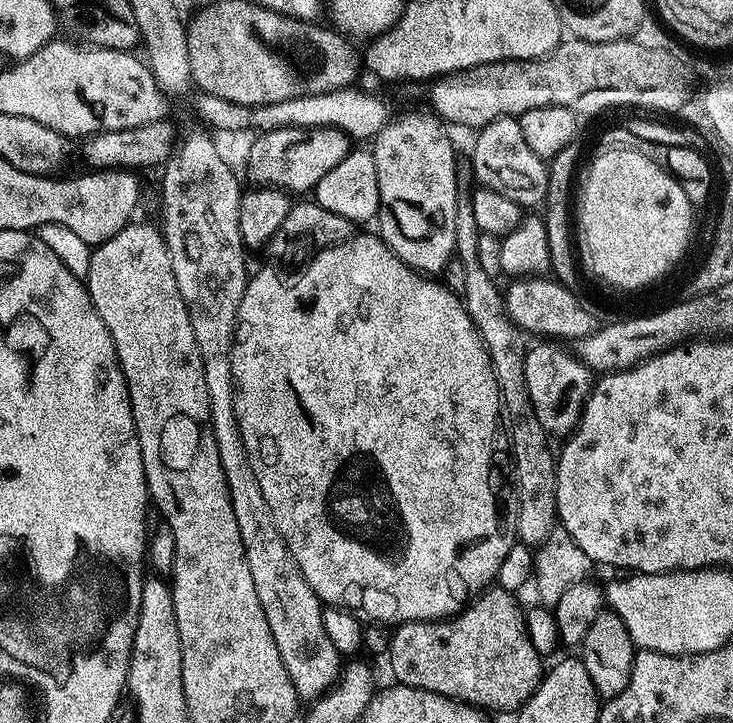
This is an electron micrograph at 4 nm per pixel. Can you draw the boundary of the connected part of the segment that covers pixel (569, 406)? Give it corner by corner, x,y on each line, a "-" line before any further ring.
552,346
529,347
526,351
526,386
530,390
530,402
534,406
534,414
538,414
538,422
542,422
545,432
552,438
556,438
556,436
564,438
576,431
576,427
580,422
580,415
584,411
584,404
587,403
588,396
591,395
594,387
594,373
592,369
585,366
583,359
576,358
576,360
574,360
572,357
567,356
566,353
559,352
558,349

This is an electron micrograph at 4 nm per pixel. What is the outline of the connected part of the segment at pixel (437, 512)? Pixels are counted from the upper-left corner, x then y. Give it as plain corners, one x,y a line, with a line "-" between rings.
353,234
348,240
341,244
335,244
333,248
327,248
311,257
307,261
308,269
297,278
293,284
279,284
268,272
260,272
251,277
244,288
244,297
238,306
238,318
236,319
236,342
232,346
232,386
234,395
232,402
236,411
236,425
240,431
242,446
248,455
248,462
254,472
254,478
258,480
258,486
262,488
262,498
266,500
266,506
272,511
274,526
278,526
278,534
288,547
288,553
294,558
298,570
306,578
310,590
319,598
321,605
342,608
346,612
353,612
359,616
361,621
382,624
385,626
399,626
409,624
415,620
446,620
463,612
470,601
479,596
497,579
499,567
502,560
509,554
510,548
518,543
516,535
516,514
515,511
506,505
500,504
496,497
496,488
492,485
492,439
496,436
496,427
502,424
502,405
500,402
500,387
498,378
494,376
494,366
490,362
490,354
470,318
470,314
464,308
463,299
453,293
439,279
431,275
418,272
410,267
402,258
398,258
387,248
379,235
360,236

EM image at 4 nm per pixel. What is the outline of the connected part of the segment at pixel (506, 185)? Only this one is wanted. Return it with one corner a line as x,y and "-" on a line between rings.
503,117
492,121
475,133
476,141
472,144
472,172
476,175
476,184
481,188
488,188
491,192
497,192
502,198
508,198
510,202
520,205
525,210
532,210
535,206
543,205
548,193
548,164
534,155
526,146
522,138
519,119

